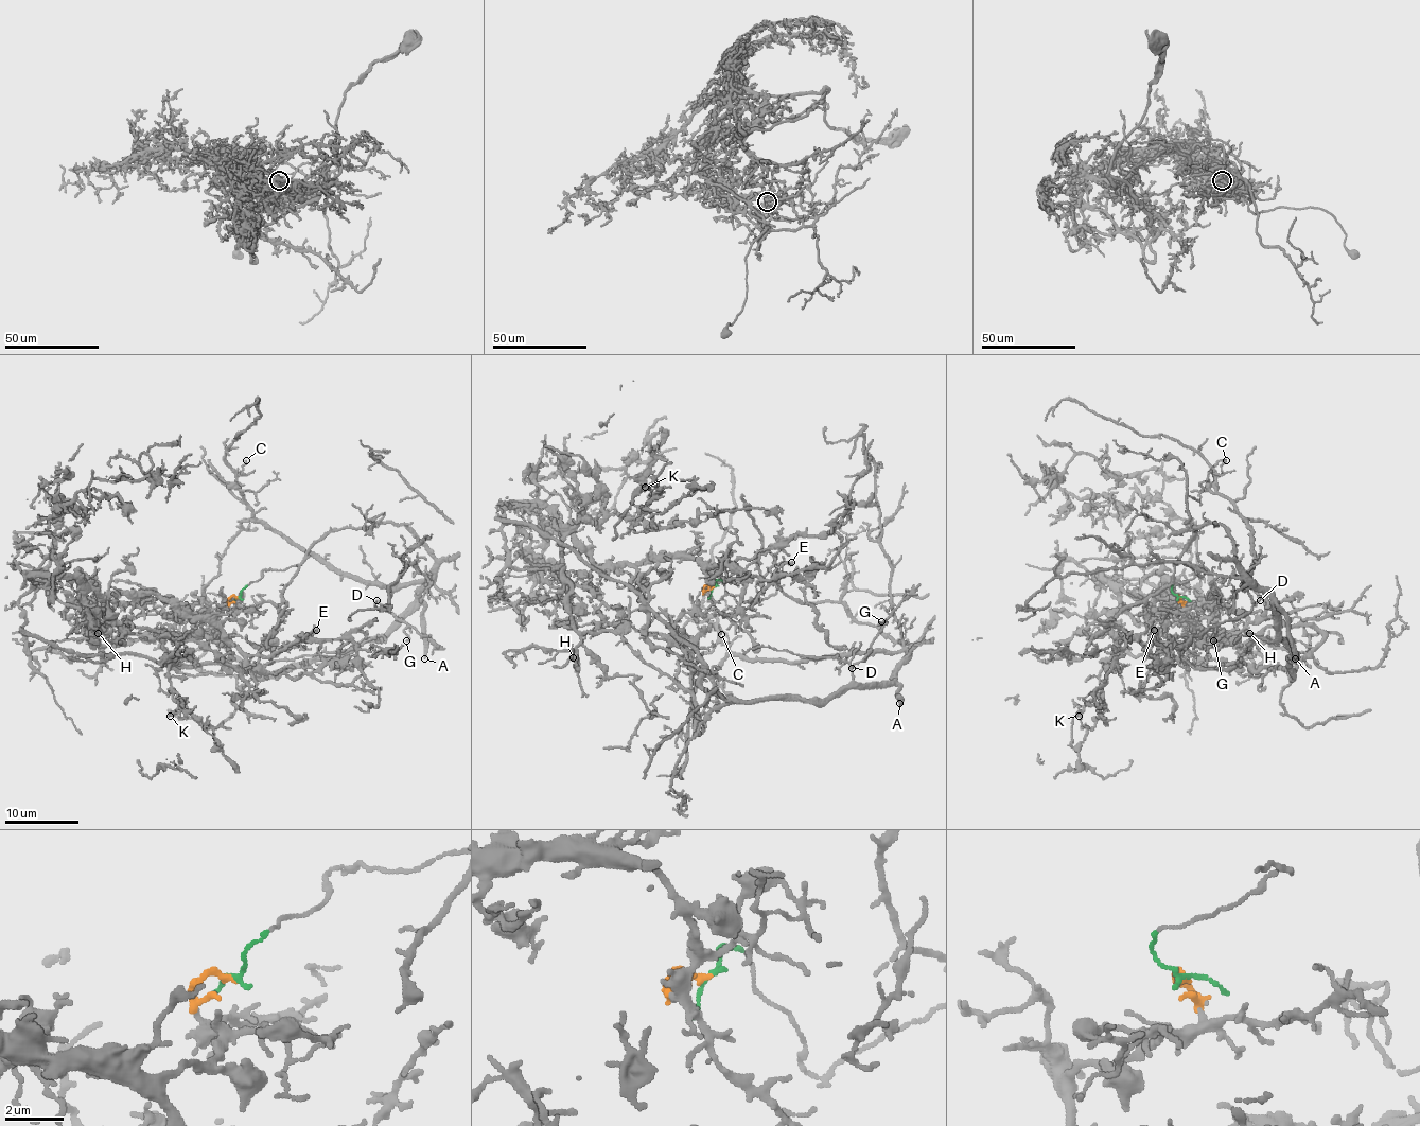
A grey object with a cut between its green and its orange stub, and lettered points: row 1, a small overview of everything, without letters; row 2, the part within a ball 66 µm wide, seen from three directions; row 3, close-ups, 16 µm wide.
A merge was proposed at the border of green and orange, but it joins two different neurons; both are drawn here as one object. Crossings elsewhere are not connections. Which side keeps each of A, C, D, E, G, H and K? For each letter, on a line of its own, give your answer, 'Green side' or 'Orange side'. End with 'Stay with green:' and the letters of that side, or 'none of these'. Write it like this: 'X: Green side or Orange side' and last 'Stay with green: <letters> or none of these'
A: Green side
C: Green side
D: Green side
E: Orange side
G: Green side
H: Orange side
K: Orange side
Stay with green: A, C, D, G

